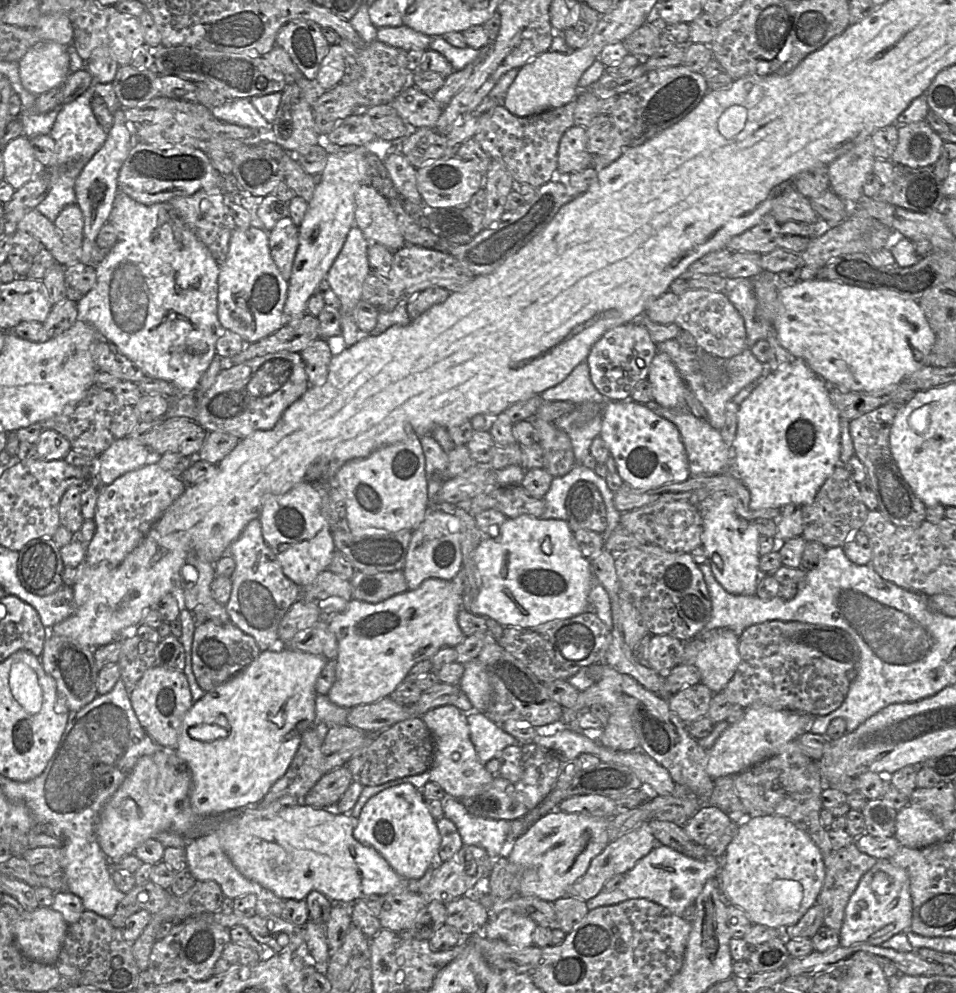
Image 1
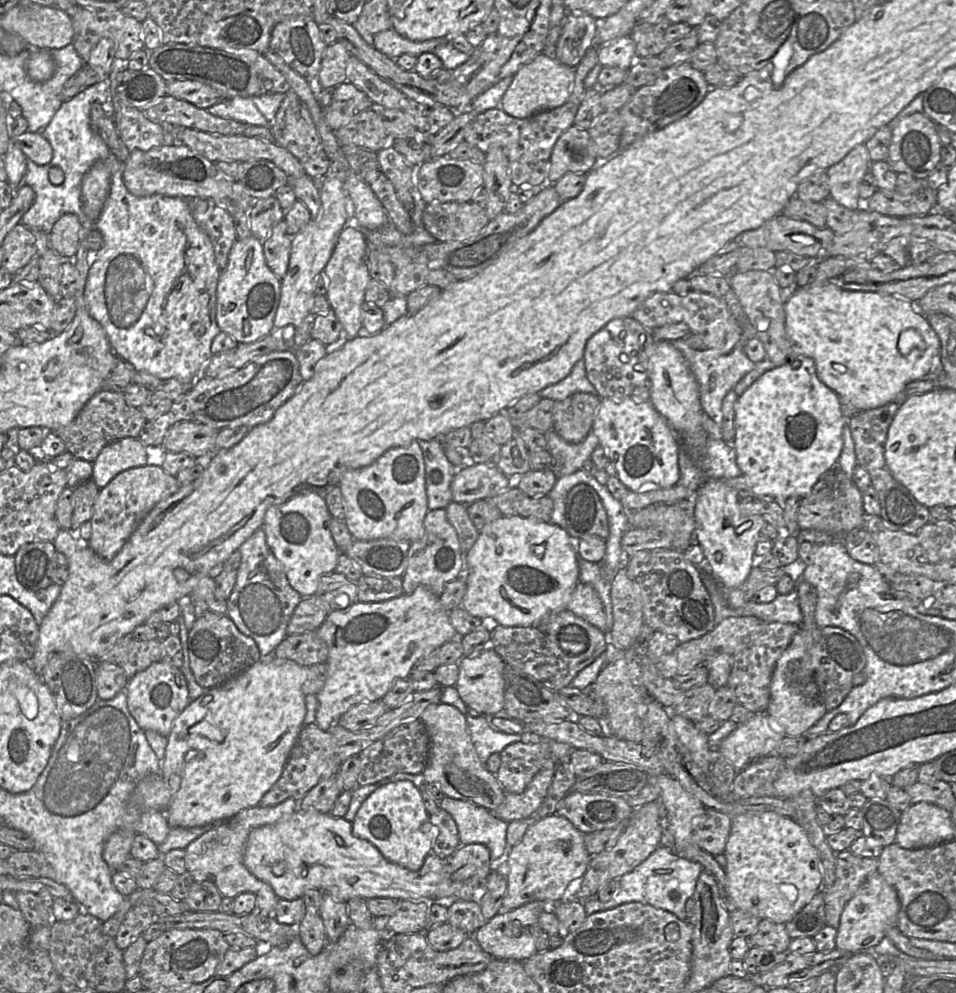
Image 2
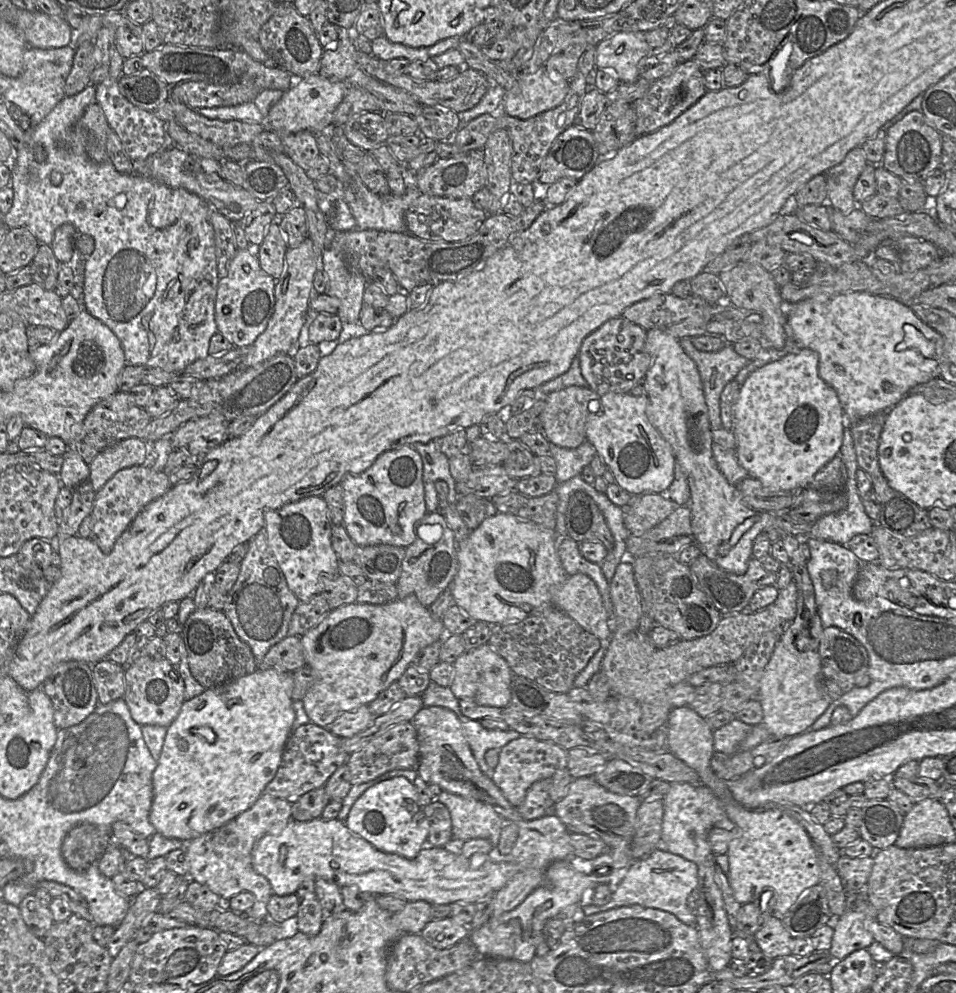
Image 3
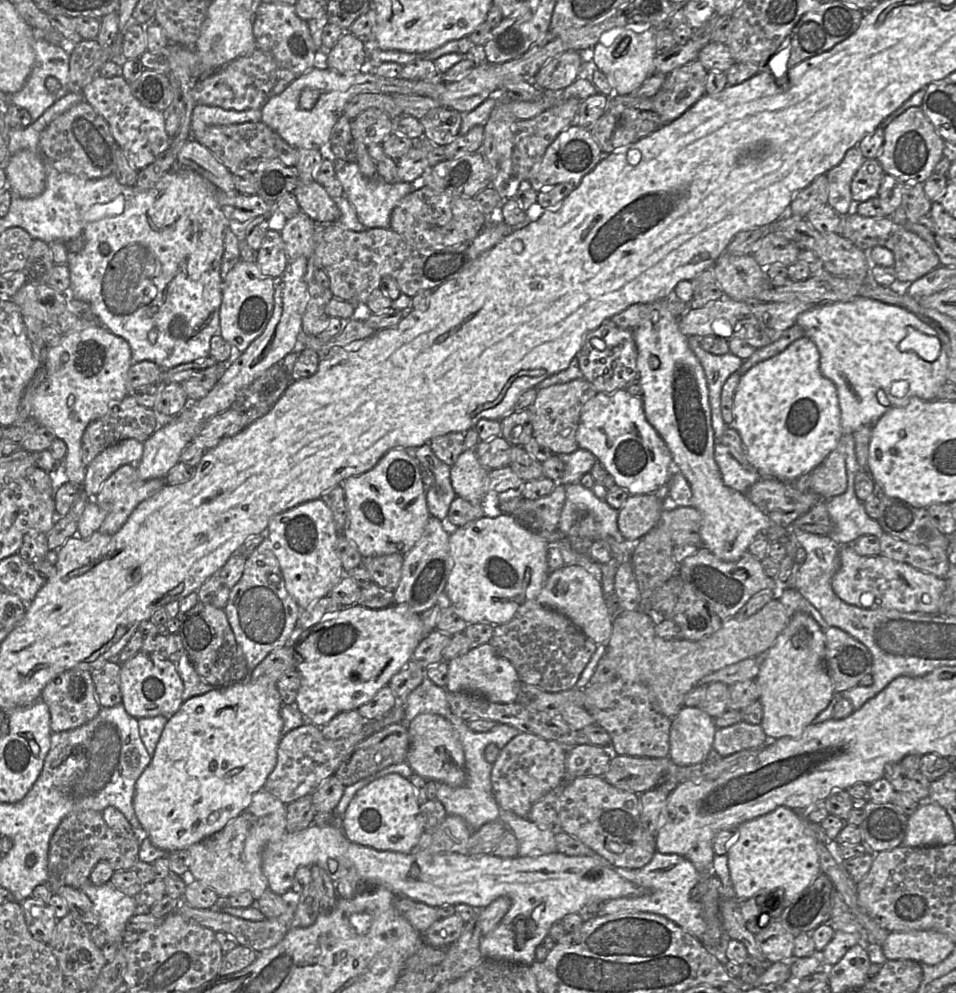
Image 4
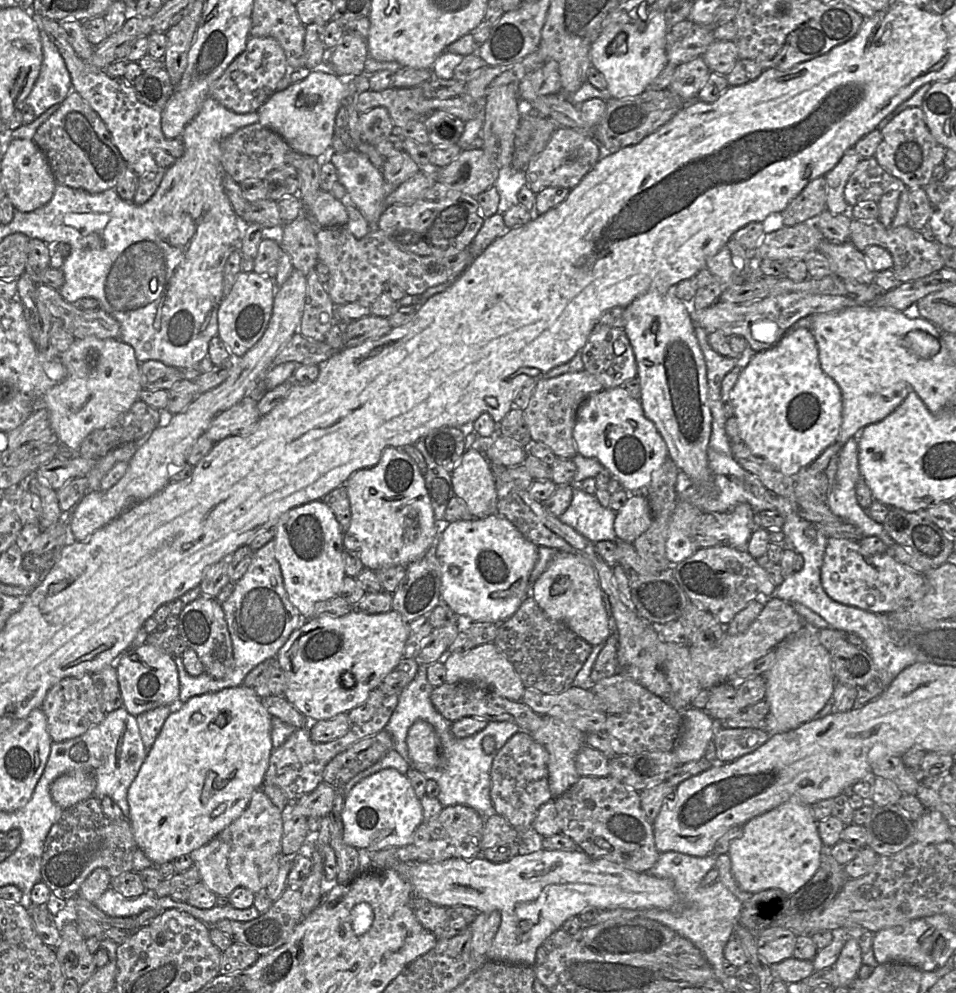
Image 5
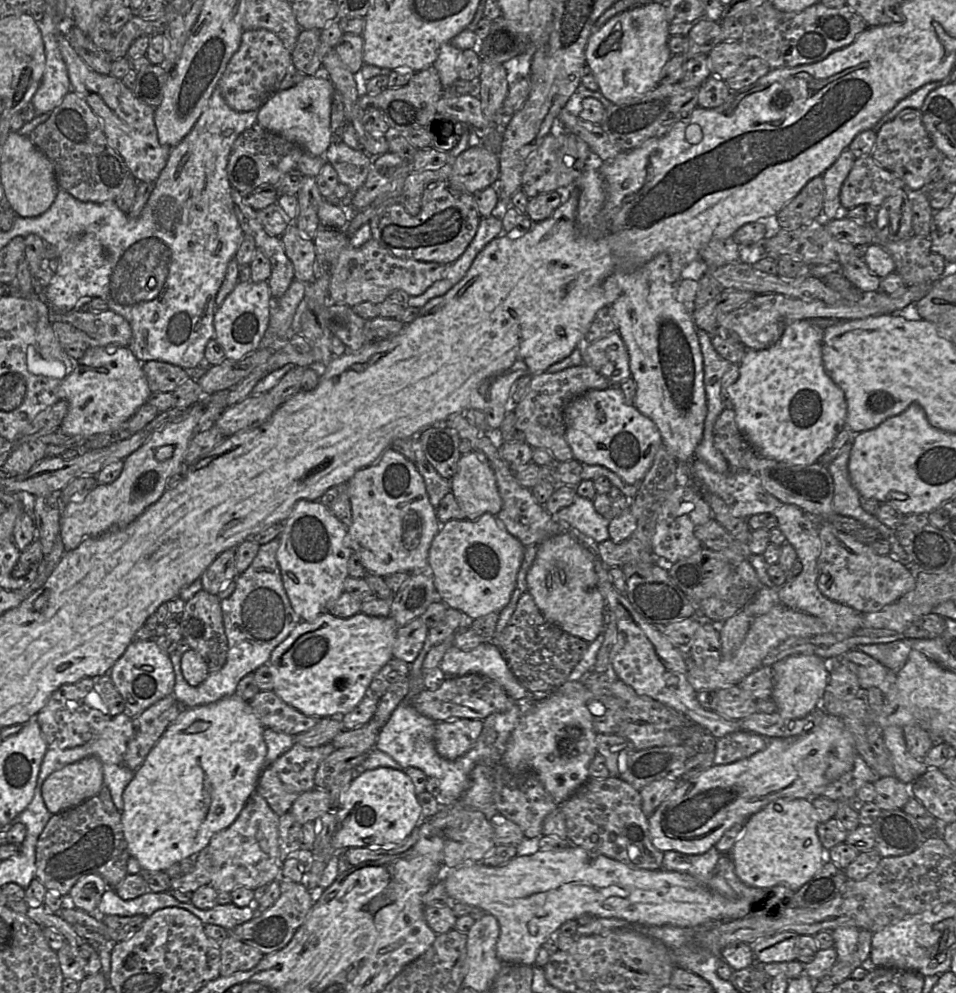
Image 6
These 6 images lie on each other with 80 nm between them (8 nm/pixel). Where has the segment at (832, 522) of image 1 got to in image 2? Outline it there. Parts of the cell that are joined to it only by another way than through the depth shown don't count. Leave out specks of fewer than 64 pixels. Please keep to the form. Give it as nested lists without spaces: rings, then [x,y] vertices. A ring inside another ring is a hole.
[[[835,466],[818,480],[807,496],[802,498],[797,522],[801,530],[814,529],[835,536],[845,536],[859,528],[864,528],[865,517],[861,491],[852,479]]]

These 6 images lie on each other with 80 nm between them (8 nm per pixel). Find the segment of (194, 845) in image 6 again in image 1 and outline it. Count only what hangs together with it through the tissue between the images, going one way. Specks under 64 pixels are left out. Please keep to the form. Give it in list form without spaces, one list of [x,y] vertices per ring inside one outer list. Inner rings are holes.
[[[279,639],[273,650],[261,651],[247,668],[206,692],[185,714],[175,753],[186,762],[189,769],[190,802],[196,814],[210,816],[262,800],[272,785],[288,770],[304,734],[314,727],[316,682],[329,660],[323,656],[289,649],[285,645]],[[219,715],[224,715],[228,721],[227,736],[203,741],[189,734],[192,726],[215,724]]]

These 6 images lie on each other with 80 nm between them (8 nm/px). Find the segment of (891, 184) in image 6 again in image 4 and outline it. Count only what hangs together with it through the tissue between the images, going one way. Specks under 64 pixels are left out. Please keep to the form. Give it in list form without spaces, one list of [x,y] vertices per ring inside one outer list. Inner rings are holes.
[[[865,159],[851,182],[852,201],[865,202],[877,197],[884,175],[877,159]]]

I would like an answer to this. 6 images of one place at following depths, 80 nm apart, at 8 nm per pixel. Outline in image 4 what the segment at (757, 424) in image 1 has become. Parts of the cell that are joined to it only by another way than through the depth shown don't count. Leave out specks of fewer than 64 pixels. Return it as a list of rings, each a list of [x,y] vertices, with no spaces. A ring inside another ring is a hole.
[[[807,336],[741,375],[733,397],[732,428],[738,432],[750,466],[760,478],[794,482],[819,466],[842,437],[835,384],[819,368],[820,354]]]

